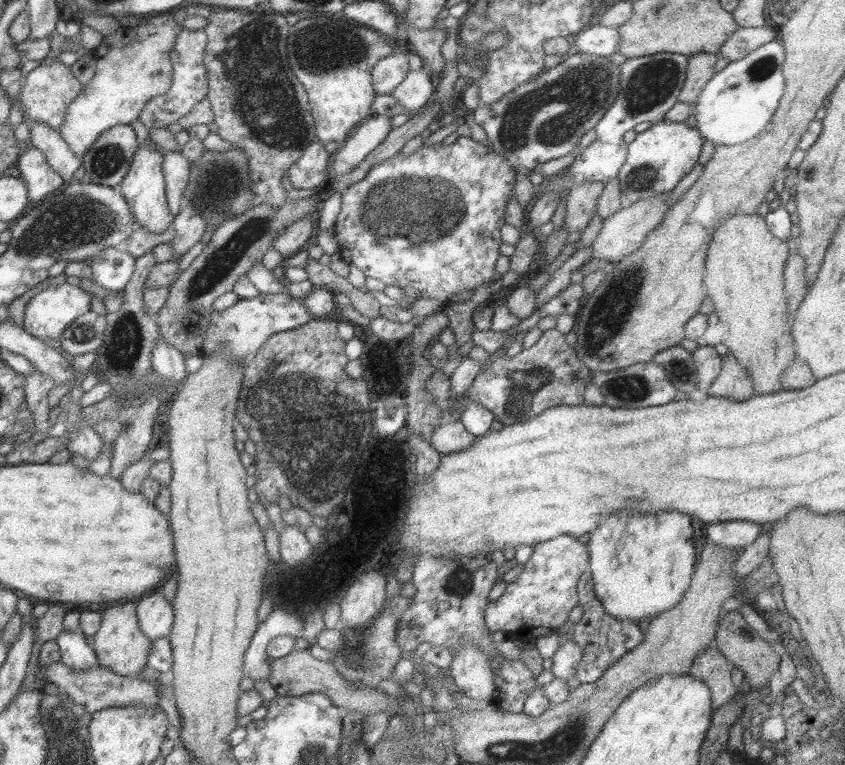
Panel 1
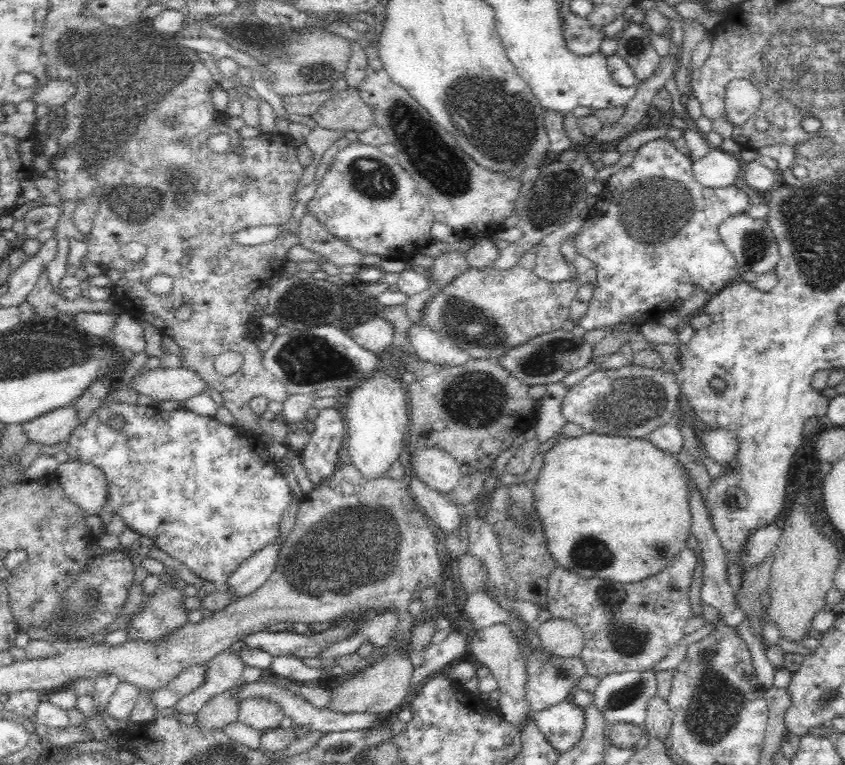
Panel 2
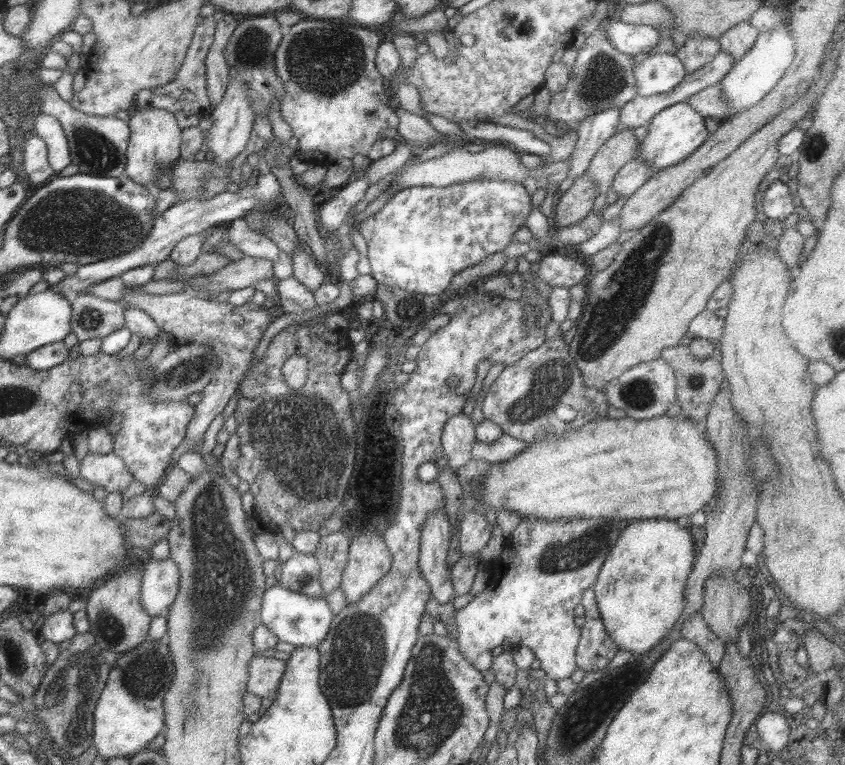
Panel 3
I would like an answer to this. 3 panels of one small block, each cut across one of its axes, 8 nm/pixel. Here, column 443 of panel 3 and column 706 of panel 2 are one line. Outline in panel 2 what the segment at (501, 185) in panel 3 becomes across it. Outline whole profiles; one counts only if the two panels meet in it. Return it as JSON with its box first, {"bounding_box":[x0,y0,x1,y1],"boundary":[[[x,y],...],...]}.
{"bounding_box":[570,138,749,331],"boundary":[[[664,138],[650,140],[650,142],[642,144],[642,146],[636,150],[634,160],[632,160],[626,168],[620,170],[618,174],[614,174],[614,176],[605,182],[603,191],[599,194],[598,202],[590,210],[584,226],[582,226],[576,234],[570,236],[574,237],[574,241],[576,241],[576,244],[574,244],[576,245],[576,252],[585,256],[588,260],[591,260],[597,271],[594,292],[591,299],[587,301],[588,310],[583,316],[580,316],[580,318],[576,320],[575,324],[587,331],[600,327],[606,328],[610,325],[620,323],[640,326],[646,322],[656,322],[656,320],[660,320],[663,314],[671,313],[671,308],[677,300],[676,292],[680,284],[700,284],[702,290],[713,295],[720,293],[720,290],[722,290],[724,286],[728,286],[732,281],[737,281],[742,275],[741,268],[738,266],[736,259],[732,256],[732,253],[726,248],[718,230],[720,224],[722,224],[726,218],[730,218],[730,216],[734,216],[734,214],[738,214],[738,212],[746,212],[749,210],[748,192],[749,190],[745,187],[740,189],[735,185],[726,187],[703,186],[696,180],[693,174],[693,159],[690,156],[686,156],[684,152],[680,152],[678,148],[675,148]]]}

